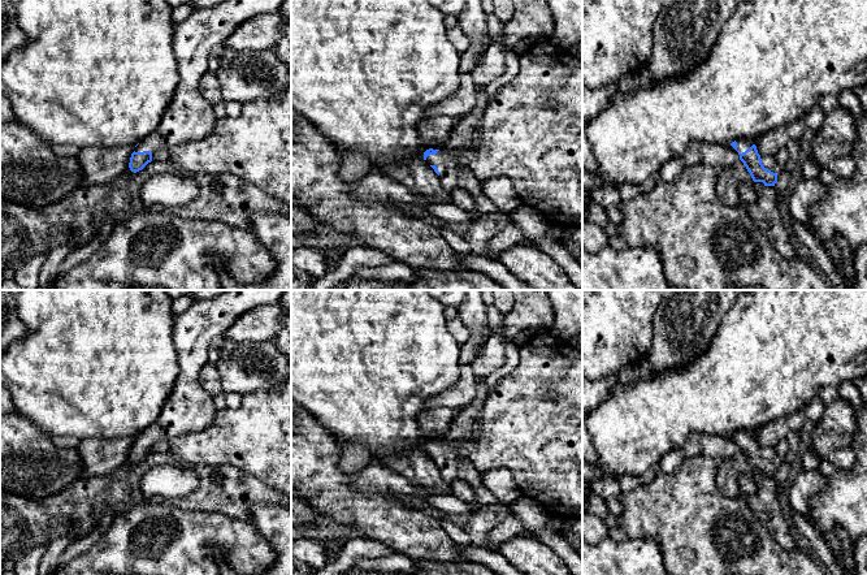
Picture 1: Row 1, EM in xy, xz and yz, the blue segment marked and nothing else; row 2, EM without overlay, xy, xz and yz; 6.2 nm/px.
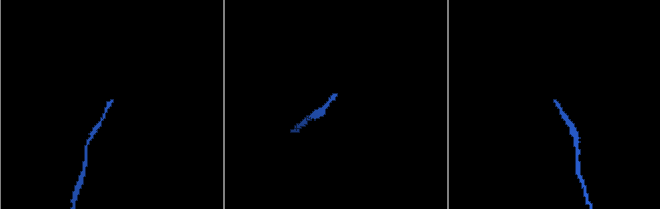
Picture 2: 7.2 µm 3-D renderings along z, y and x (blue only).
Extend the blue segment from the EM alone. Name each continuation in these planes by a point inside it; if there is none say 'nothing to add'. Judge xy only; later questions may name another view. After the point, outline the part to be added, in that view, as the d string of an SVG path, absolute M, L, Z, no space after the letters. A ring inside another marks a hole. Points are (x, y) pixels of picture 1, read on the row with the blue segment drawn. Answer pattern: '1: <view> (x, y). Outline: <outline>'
1: xy (189, 116). Outline: M225 0L195 8L183 22L173 25L173 49L179 82L157 129L142 140L135 152L169 151L213 133L212 104L199 94L199 81L208 73L209 53L225 44L246 21L281 9L286 0Z

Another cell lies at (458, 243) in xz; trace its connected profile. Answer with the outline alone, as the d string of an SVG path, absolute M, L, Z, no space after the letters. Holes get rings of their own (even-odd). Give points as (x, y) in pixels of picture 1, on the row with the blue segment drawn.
M442 229L441 233L445 241L456 254L464 254L464 255L472 254L471 245L464 237L448 229Z

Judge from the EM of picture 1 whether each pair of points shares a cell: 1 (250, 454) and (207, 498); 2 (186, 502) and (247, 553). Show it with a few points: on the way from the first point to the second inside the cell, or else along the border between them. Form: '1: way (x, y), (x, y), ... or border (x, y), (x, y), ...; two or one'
1: border (207, 465), (233, 465), (263, 483); two
2: border (164, 502), (183, 509), (217, 511), (224, 515); two

